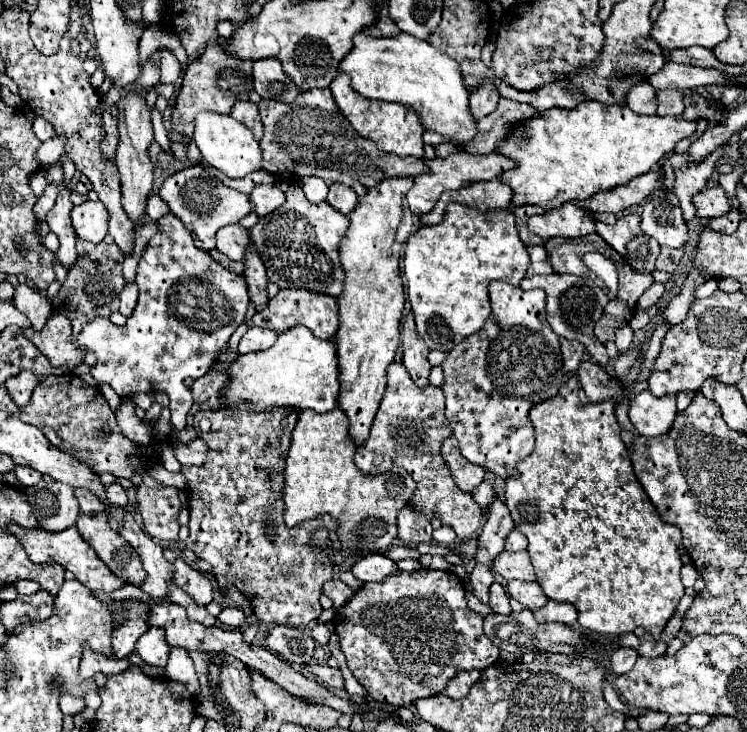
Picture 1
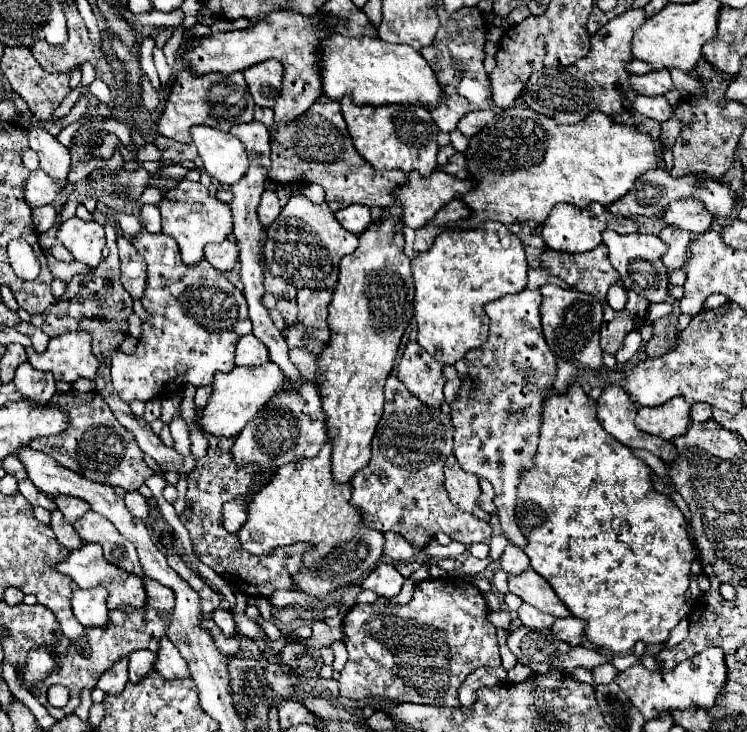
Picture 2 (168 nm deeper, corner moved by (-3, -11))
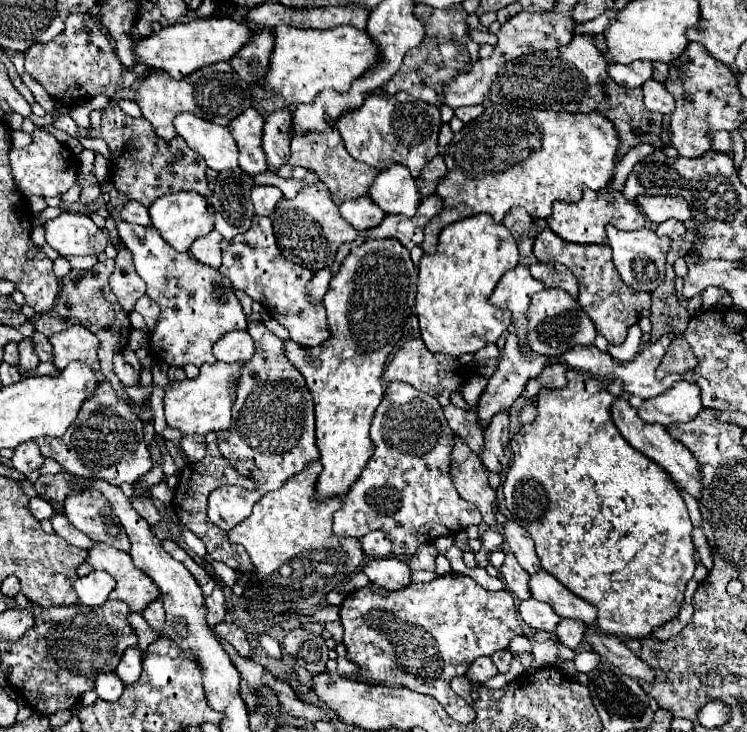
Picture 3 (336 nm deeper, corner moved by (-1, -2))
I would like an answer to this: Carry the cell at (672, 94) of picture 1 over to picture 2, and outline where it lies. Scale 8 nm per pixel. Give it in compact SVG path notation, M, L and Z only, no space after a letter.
M672 112L672 116L662 124L662 136L660 138L664 140L666 148L674 146L674 140L678 134L680 134L680 118L674 116L674 112Z

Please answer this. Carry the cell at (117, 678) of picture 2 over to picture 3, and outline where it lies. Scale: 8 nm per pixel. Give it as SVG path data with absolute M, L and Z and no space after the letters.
M116 673L98 675L96 687L94 687L94 691L98 693L98 699L104 699L104 701L118 701L122 695L122 689L124 689L124 685Z

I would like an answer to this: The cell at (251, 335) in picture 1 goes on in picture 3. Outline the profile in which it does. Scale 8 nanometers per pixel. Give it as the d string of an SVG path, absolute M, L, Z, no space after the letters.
M230 331L230 335L214 343L214 355L218 361L224 363L250 361L254 355L254 341L248 331Z

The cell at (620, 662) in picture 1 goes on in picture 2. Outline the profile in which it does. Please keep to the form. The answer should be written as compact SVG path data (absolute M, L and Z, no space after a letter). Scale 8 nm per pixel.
M602 664L602 666L594 668L592 674L594 674L596 684L608 684L608 682L614 682L614 678L618 676L618 670L612 664Z

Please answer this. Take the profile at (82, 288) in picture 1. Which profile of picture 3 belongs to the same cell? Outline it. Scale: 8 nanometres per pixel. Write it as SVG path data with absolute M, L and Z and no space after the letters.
M106 259L106 261L98 261L92 269L86 271L78 271L72 269L64 279L62 279L62 289L56 297L54 307L48 313L42 313L36 321L36 331L44 333L46 337L60 333L64 329L68 329L70 325L82 325L88 331L92 331L98 339L100 339L100 349L98 349L98 359L100 359L100 371L104 373L104 377L114 385L116 393L126 399L128 403L132 403L128 399L128 395L122 391L122 383L118 381L118 377L112 371L112 357L116 353L122 353L122 349L126 347L126 339L130 333L130 319L128 313L122 311L122 307L118 305L116 297L110 293L108 287L108 277L114 271L114 261Z

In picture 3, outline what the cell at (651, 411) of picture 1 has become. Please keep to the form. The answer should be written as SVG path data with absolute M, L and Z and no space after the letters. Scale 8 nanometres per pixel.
M678 381L670 391L654 397L644 399L644 403L638 407L638 415L646 423L686 423L698 415L702 409L700 403L700 387L688 381Z

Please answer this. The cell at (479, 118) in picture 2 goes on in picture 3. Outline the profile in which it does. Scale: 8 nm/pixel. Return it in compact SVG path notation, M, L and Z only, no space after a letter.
M476 105L476 107L458 107L454 113L456 113L456 117L458 117L460 121L468 123L468 121L476 119L478 115L482 115L482 111L484 111L484 105Z

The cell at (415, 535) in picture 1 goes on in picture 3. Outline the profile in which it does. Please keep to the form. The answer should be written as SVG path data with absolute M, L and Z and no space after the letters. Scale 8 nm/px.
M370 531L358 539L366 557L388 557L392 553L392 545L384 531Z

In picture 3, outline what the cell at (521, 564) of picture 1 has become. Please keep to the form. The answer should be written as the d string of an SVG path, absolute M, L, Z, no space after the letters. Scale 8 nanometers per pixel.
M538 571L530 577L530 591L534 599L550 603L560 617L580 619L586 625L592 625L596 621L598 611L588 601L570 593L556 577L546 571Z

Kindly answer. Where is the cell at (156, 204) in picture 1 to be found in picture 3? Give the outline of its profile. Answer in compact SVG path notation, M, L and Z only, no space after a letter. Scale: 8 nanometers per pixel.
M128 201L122 211L120 211L120 219L126 221L126 223L136 223L136 225L152 225L150 221L150 215L148 215L148 209L142 207L142 203L134 203L134 201Z

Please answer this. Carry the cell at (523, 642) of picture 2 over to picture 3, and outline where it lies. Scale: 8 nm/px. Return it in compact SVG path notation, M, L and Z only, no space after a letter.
M536 631L532 637L530 637L530 643L532 643L532 655L536 659L536 663L540 667L544 665L554 665L556 663L556 657L558 657L558 647L556 647L556 641L552 639L550 633L546 631Z

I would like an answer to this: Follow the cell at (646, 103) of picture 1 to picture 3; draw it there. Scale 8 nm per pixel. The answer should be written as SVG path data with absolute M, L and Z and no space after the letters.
M648 79L644 85L644 105L650 111L658 111L658 113L672 113L674 111L674 97L666 91L666 87L660 81Z

